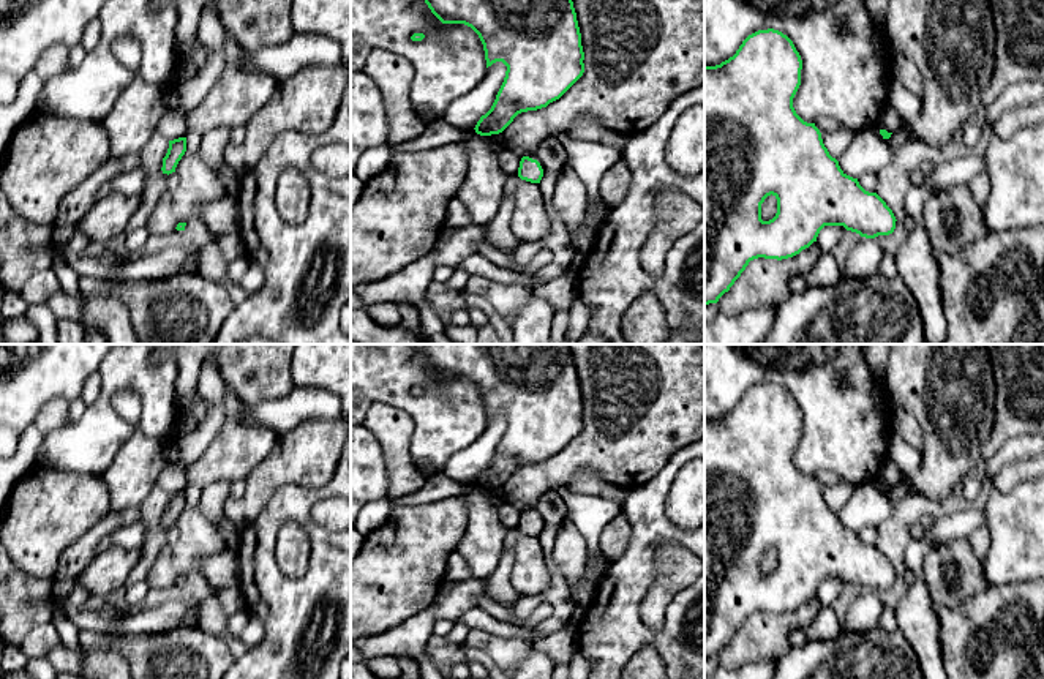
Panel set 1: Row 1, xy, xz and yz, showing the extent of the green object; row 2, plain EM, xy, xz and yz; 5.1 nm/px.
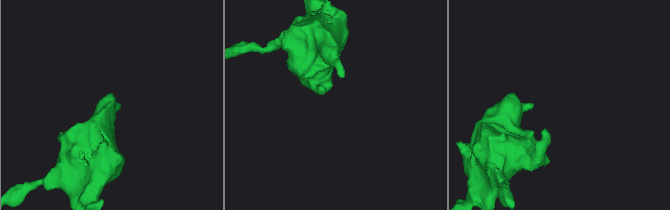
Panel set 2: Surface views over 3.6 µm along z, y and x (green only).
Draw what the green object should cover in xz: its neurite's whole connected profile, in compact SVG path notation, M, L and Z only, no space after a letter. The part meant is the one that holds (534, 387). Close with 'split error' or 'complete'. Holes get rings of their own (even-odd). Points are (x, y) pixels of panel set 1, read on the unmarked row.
M425 344L425 357L442 377L464 377L479 388L486 422L496 415L507 420L491 463L480 471L474 482L480 490L499 488L518 467L546 461L559 453L584 426L581 387L569 344Z | complete

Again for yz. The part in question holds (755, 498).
M768 382L749 388L736 407L715 420L704 420L704 660L717 657L719 652L730 644L741 630L750 614L788 613L809 602L824 580L843 580L847 584L856 586L866 592L889 589L896 583L896 570L886 556L877 548L866 545L858 532L847 529L836 512L832 512L823 497L821 486L815 477L804 475L793 461L793 452L801 439L802 414L793 395L779 384ZM768 550L777 553L777 567L772 573L761 573L761 557Z | complete

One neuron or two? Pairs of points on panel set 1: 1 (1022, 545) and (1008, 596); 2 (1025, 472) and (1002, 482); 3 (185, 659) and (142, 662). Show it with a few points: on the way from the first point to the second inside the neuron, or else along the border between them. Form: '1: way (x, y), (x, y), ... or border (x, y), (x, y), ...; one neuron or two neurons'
1: border (1027, 578), (1017, 583), (989, 586); two neurons
2: way (1019, 472), (1008, 479); one neuron
3: way (174, 662), (153, 662); one neuron

